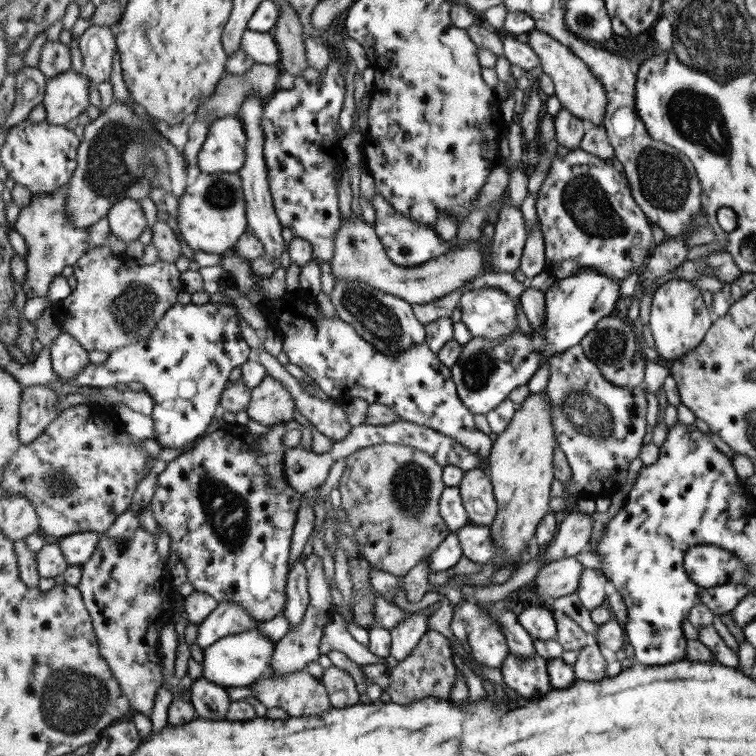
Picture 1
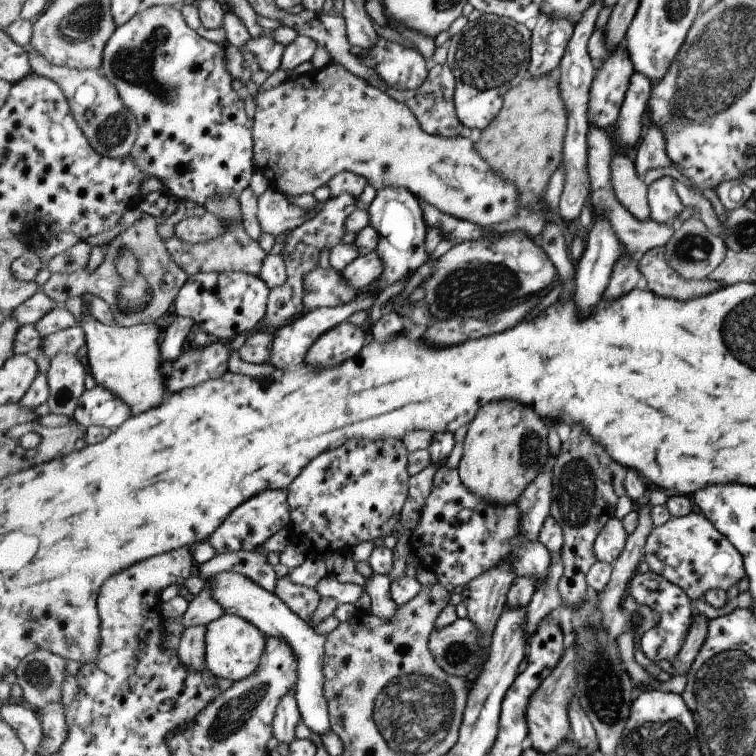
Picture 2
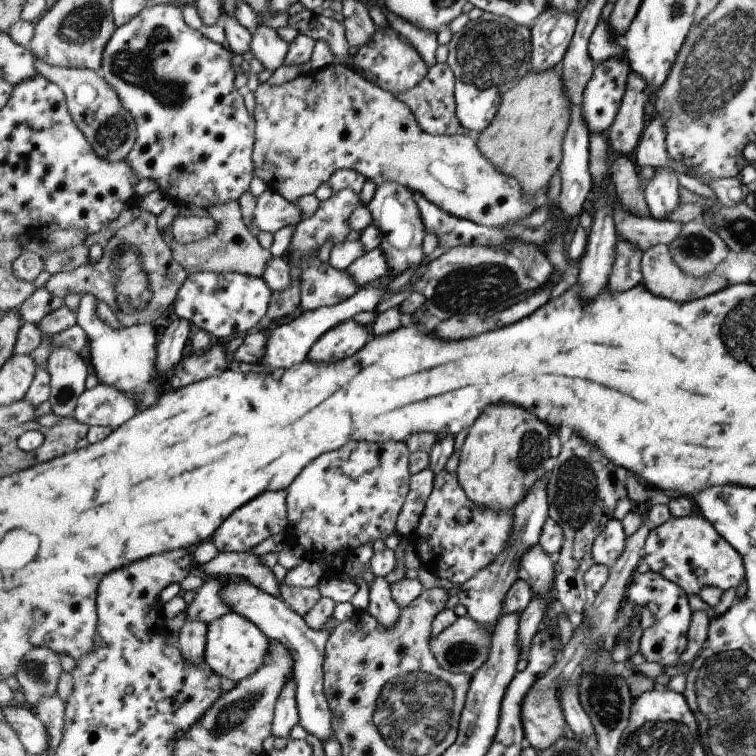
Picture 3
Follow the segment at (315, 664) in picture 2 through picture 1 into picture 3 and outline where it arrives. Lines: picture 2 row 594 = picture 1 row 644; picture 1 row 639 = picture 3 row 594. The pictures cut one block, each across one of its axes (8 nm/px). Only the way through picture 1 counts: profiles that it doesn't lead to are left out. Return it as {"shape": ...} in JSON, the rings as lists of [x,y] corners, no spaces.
{"shape":[[[221,576],[221,596],[223,602],[231,608],[231,613],[245,615],[251,622],[257,623],[261,630],[273,640],[279,640],[287,646],[295,660],[295,682],[297,682],[296,699],[300,710],[301,726],[307,728],[309,734],[316,736],[323,743],[336,736],[333,730],[332,712],[324,691],[324,660],[326,657],[326,644],[332,630],[315,630],[307,624],[304,616],[297,614],[282,599],[265,590],[257,588],[245,578],[239,576]]]}

